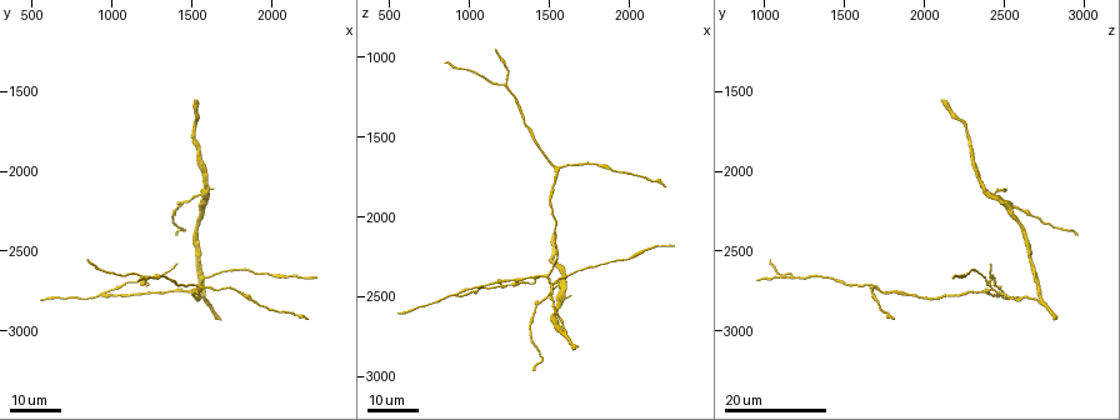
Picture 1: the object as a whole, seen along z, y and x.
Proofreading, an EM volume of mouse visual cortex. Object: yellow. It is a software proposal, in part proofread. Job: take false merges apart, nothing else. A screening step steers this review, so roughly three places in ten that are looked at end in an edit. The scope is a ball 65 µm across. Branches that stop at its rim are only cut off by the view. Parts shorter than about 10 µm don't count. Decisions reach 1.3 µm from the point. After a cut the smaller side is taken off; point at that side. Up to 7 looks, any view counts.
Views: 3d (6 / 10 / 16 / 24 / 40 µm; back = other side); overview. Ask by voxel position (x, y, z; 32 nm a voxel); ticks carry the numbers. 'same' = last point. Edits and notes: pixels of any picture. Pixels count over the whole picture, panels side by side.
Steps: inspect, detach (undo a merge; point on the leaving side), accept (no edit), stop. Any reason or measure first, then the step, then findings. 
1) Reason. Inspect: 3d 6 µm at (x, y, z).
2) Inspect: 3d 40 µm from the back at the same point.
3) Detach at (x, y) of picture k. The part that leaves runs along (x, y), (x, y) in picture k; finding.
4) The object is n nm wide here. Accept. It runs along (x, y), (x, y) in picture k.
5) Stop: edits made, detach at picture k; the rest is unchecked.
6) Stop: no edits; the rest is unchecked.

Arms part here. Inspect: 3d 24 µm at (1520, 2720, 2420).

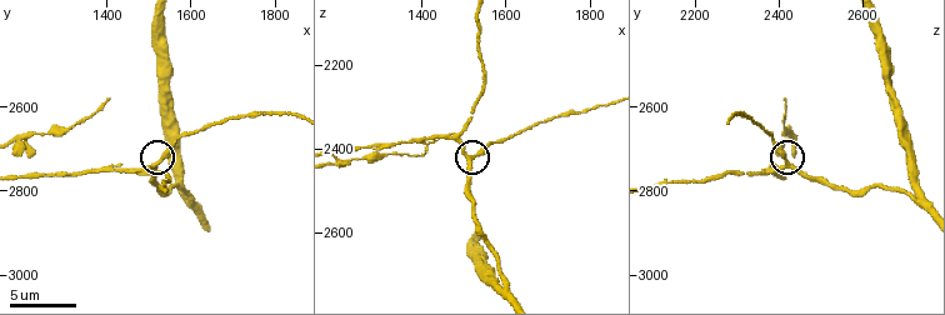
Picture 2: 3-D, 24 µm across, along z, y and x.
Closer look. Inspect: 3d 10 µm at (1520, 2730, 2420).

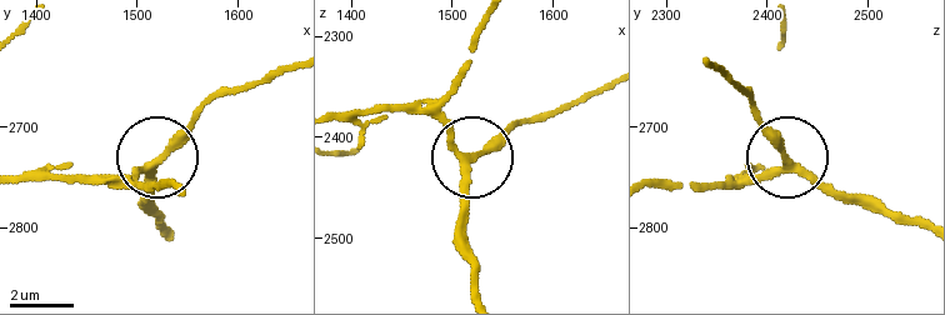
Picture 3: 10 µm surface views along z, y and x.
Inspect: 3d 6 µm at (1520, 2728, 2420).

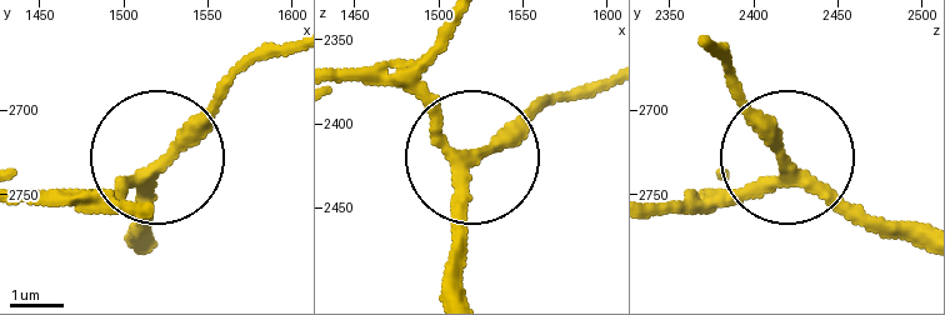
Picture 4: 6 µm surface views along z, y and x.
3 arms meet here. Accept. All the same neuron.

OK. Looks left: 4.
Narrows sharply. Inspect: 3d 10 µm at (1360, 2755, 2385).

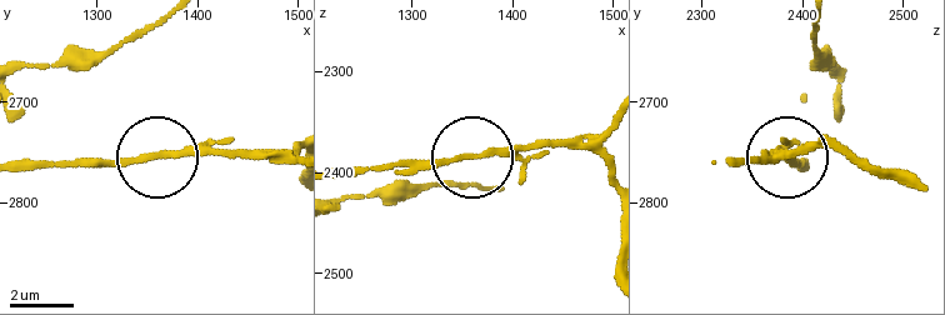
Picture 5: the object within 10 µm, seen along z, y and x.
The object is 180 nm wide here. Accept. It runs along (609, 163), (579, 146), (498, 146), (441, 163), (388, 163) in picture 5; continuous, no second neuron.

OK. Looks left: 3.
Sudden change in width. Inspect: 3d 24 µm at (1220, 2680, 1180).

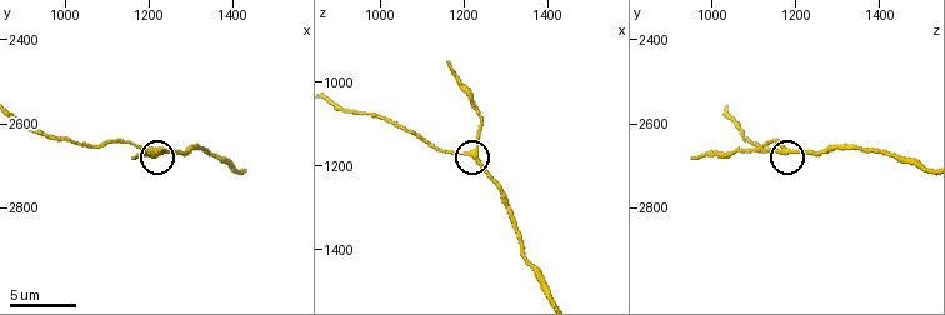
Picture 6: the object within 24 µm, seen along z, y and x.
Inspect: 3d 6 µm at (1210, 2665, 1170).

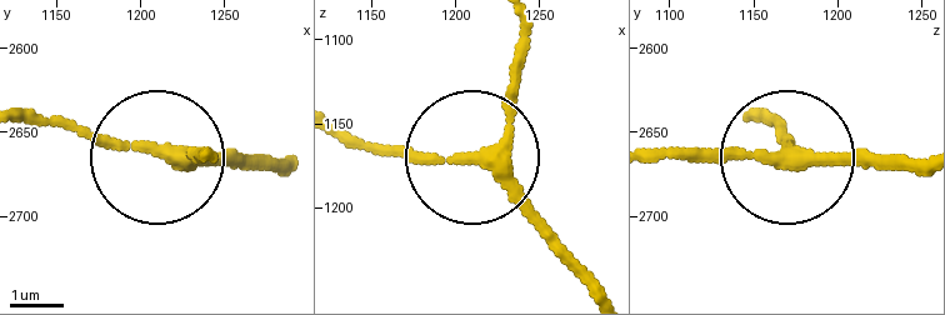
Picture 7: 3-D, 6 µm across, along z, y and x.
The object is 210 nm wide here. Accept. It runs along (286, 165), (184, 165), (40, 125) in picture 7; continuous, no second neuron.

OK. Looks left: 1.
Two arms in line, one across. Inspect: 3d 6 µm at (1595, 2800, 2715).

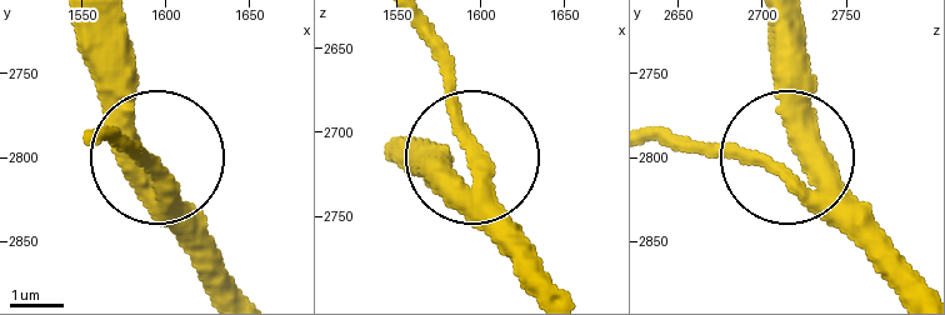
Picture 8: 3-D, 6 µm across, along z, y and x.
3 arms meet here. Accept. It runs along (88, 140), (146, 168), (115, 24) in picture 8; all the same neuron.

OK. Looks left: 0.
Stop: no edits; the rest is unchecked.

